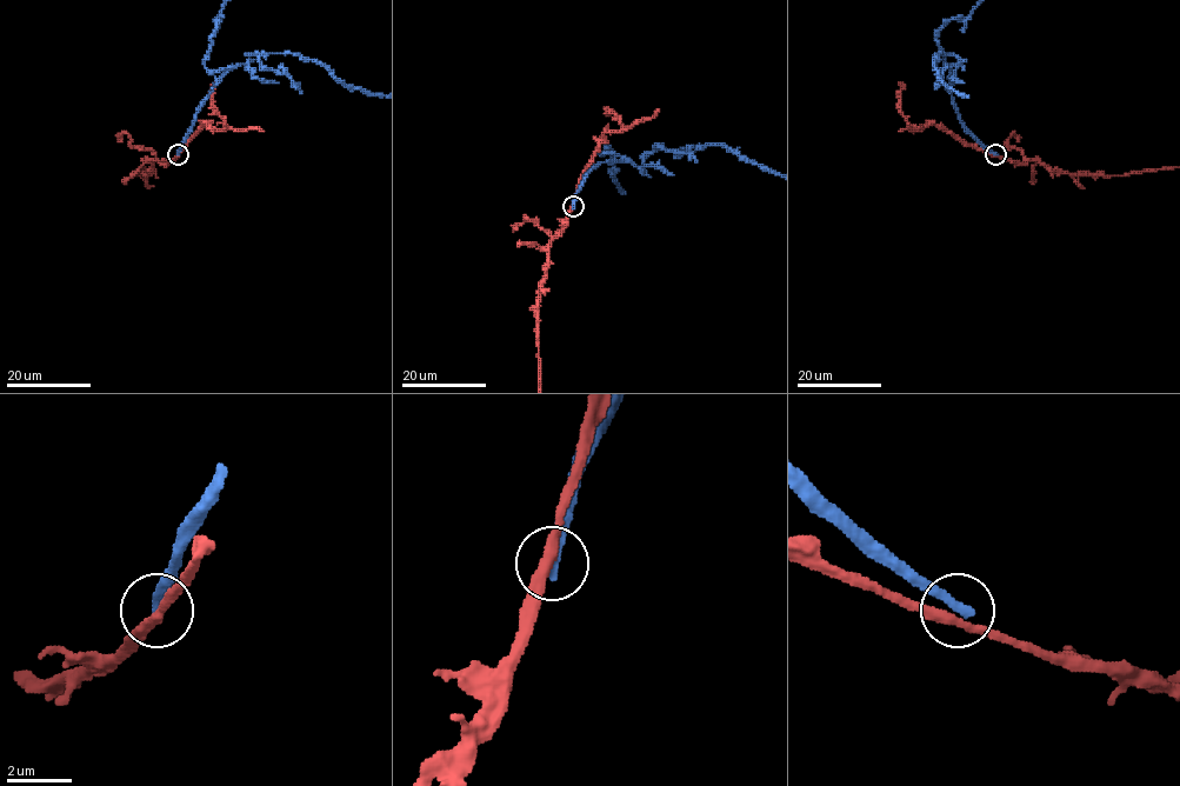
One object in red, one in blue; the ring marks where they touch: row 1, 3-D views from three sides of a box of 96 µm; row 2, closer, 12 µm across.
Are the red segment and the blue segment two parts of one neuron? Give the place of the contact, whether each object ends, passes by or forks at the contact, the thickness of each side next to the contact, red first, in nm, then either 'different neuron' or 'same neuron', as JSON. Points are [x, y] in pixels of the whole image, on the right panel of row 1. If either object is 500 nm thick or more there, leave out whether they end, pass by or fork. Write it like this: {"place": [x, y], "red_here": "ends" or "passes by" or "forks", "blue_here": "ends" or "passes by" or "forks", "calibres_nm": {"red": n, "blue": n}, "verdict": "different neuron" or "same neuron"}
{"place": [995, 154], "red_here": "passes by", "blue_here": "ends", "calibres_nm": {"red": 320, "blue": 360}, "verdict": "different neuron"}

